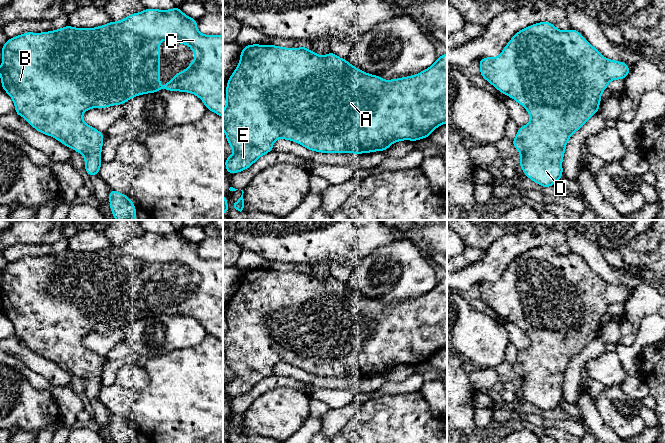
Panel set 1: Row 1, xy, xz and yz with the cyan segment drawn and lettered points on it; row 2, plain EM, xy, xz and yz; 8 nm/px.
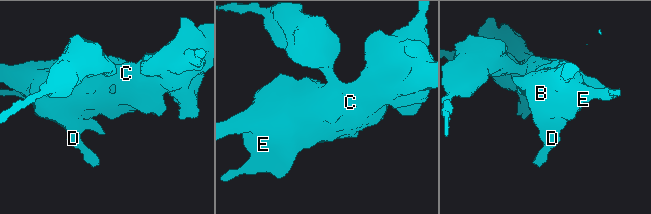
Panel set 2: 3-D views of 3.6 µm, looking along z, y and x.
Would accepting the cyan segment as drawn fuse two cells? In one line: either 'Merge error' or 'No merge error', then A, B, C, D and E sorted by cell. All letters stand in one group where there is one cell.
No merge error. Groups: A B C D E

